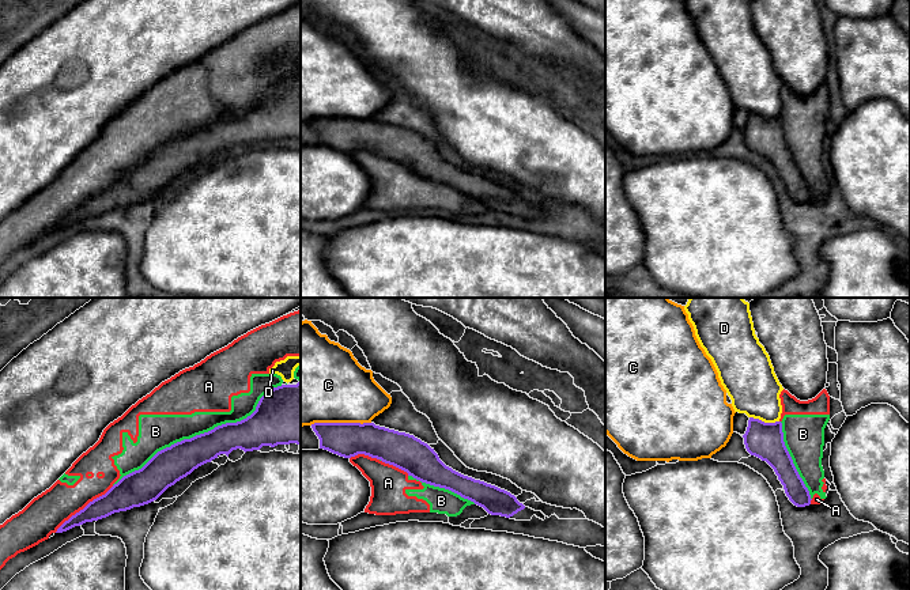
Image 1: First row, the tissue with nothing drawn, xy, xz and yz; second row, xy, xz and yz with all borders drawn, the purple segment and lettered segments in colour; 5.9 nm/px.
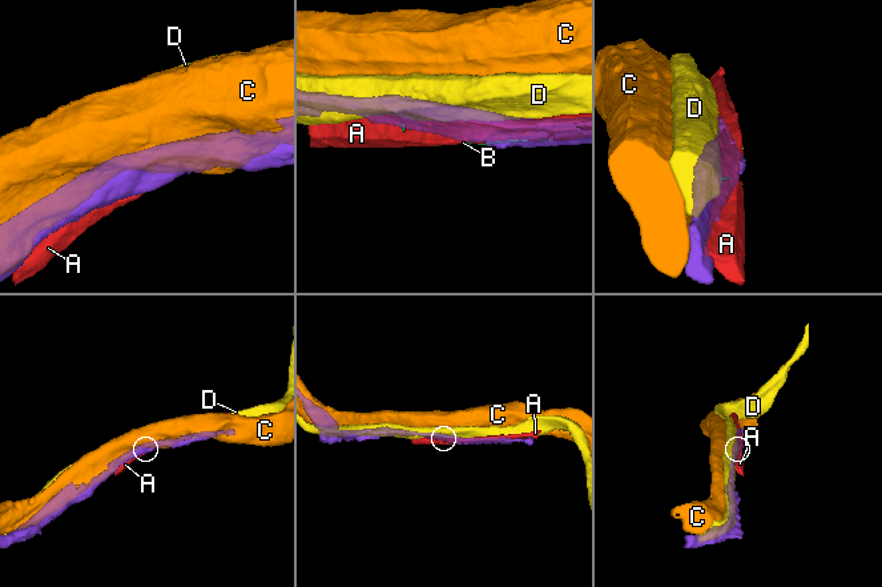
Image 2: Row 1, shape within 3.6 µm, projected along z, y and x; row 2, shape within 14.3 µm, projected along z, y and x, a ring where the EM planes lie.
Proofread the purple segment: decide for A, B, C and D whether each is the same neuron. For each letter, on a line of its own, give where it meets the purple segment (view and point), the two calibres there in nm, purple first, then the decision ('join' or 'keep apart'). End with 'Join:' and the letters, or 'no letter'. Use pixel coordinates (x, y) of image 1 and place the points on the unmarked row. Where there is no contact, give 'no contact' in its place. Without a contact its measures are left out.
A: xy (85, 203) | 170/220 nm | keep apart
B: xy (200, 129) | 200/200 nm | keep apart
C: xz (340, 118) | 200/460 nm | keep apart
D: yz (763, 117) | 220/300 nm | keep apart
Join: no letter

